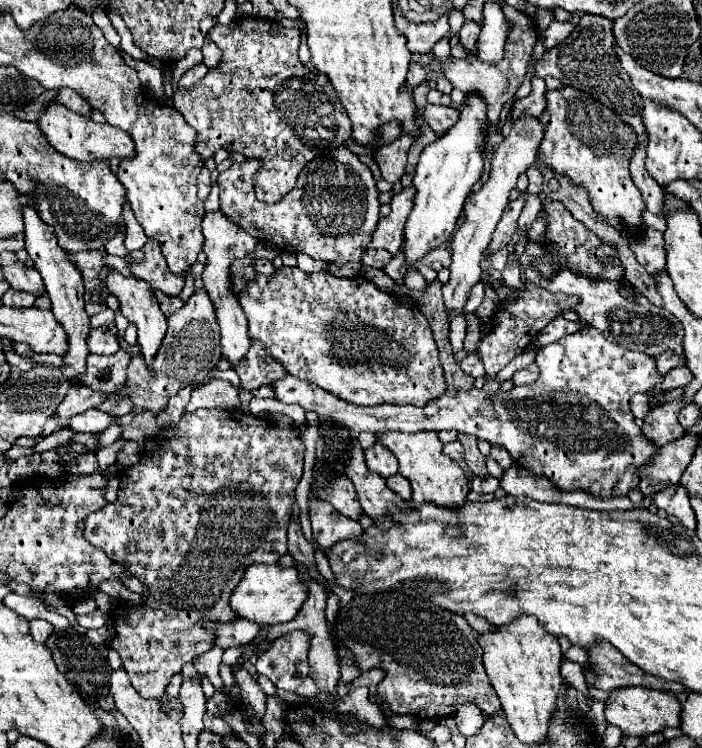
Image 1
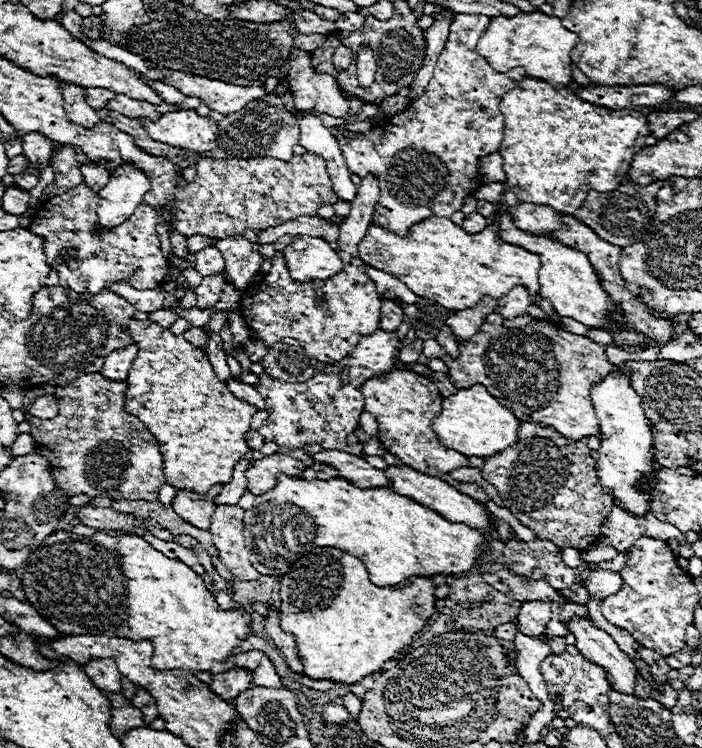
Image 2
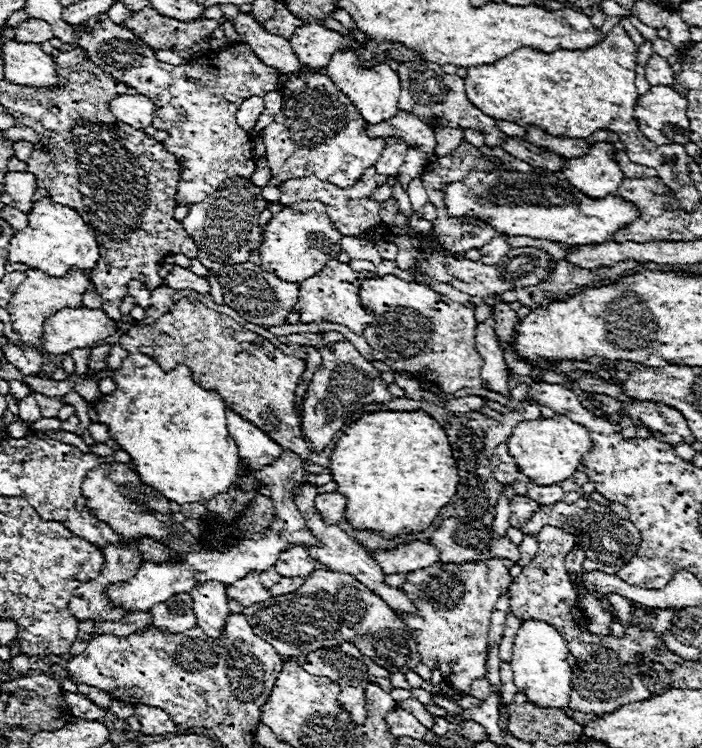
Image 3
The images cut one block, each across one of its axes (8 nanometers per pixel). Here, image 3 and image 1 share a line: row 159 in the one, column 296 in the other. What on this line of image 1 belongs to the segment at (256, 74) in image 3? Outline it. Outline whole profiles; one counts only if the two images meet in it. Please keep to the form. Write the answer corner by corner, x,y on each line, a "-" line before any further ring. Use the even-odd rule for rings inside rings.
336,148
334,160
316,158
312,162
314,164
302,168
292,192
276,204
264,204
254,194
260,160
246,158
240,164
232,164
218,176
220,210
250,236
260,242
270,242
284,252
308,254
326,262
360,262
360,256
380,220
380,192
376,180
370,168
348,148

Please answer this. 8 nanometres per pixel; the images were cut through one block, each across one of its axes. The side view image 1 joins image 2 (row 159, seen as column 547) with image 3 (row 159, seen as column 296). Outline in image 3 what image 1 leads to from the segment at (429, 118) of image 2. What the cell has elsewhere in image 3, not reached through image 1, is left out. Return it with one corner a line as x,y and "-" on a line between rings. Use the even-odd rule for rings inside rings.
386,138
388,146
384,148
384,154
376,162
376,172
384,176
396,176
398,168
404,164
404,158
408,154
408,146
400,138

